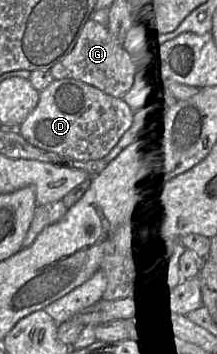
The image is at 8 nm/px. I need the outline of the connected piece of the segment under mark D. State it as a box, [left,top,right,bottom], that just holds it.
[20,79,133,161]

